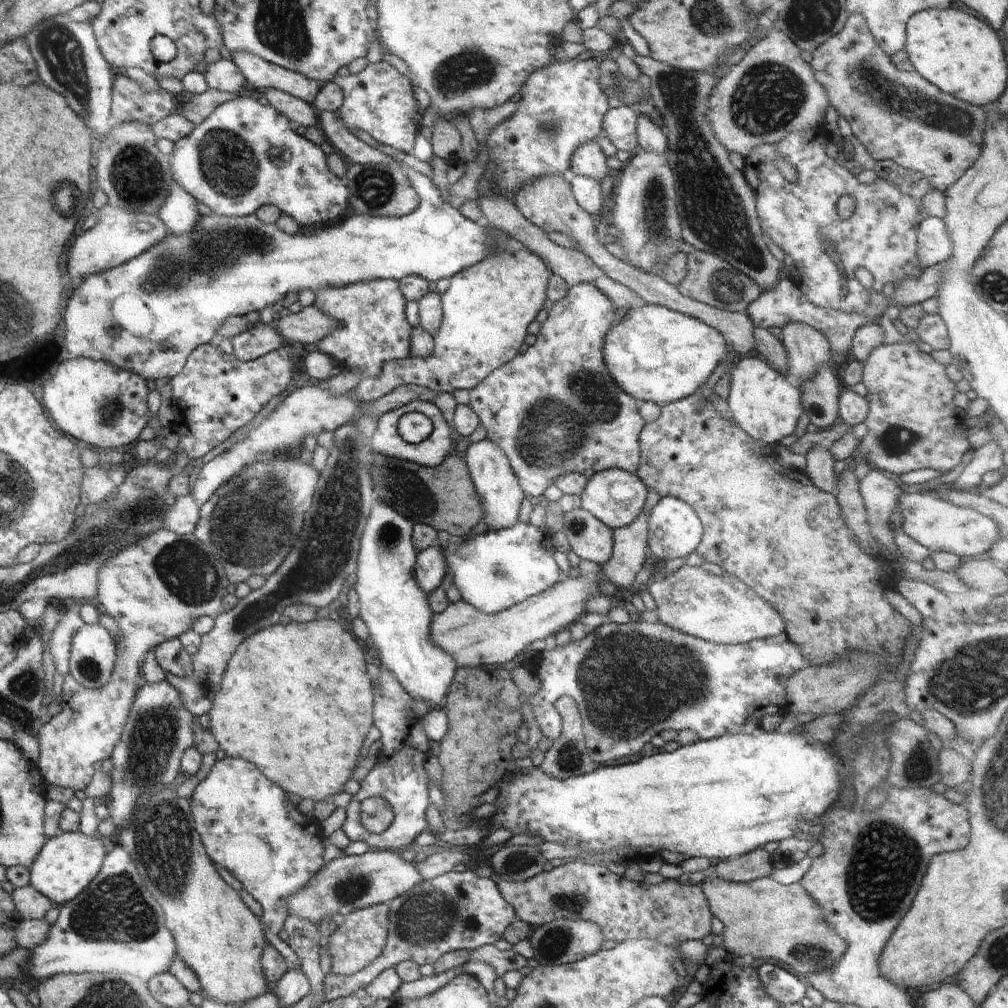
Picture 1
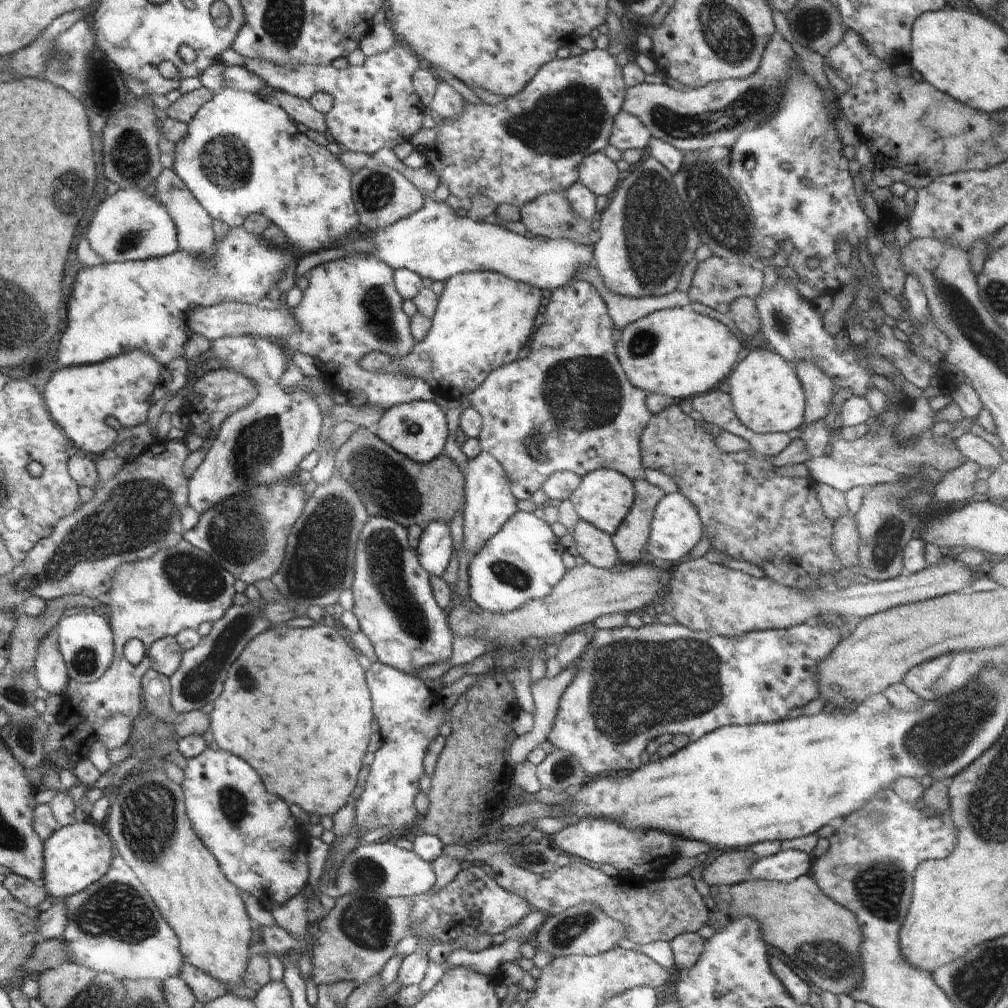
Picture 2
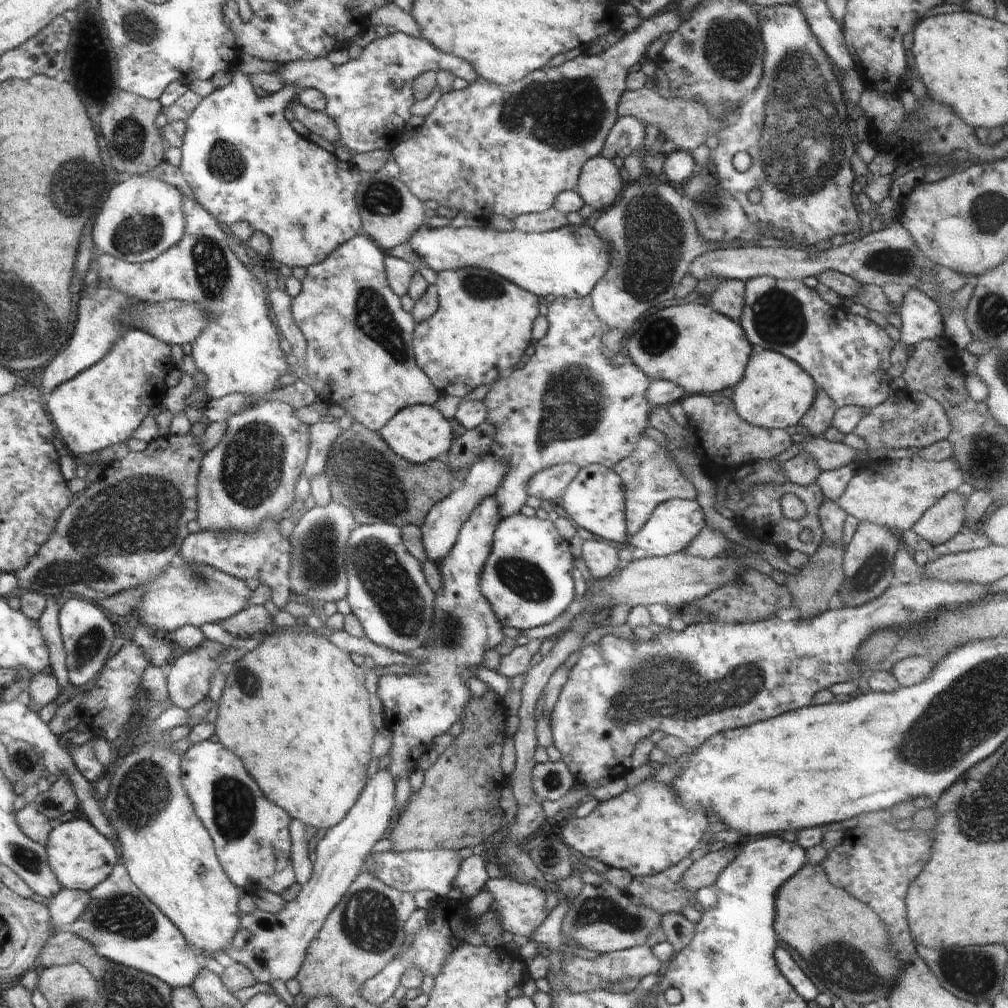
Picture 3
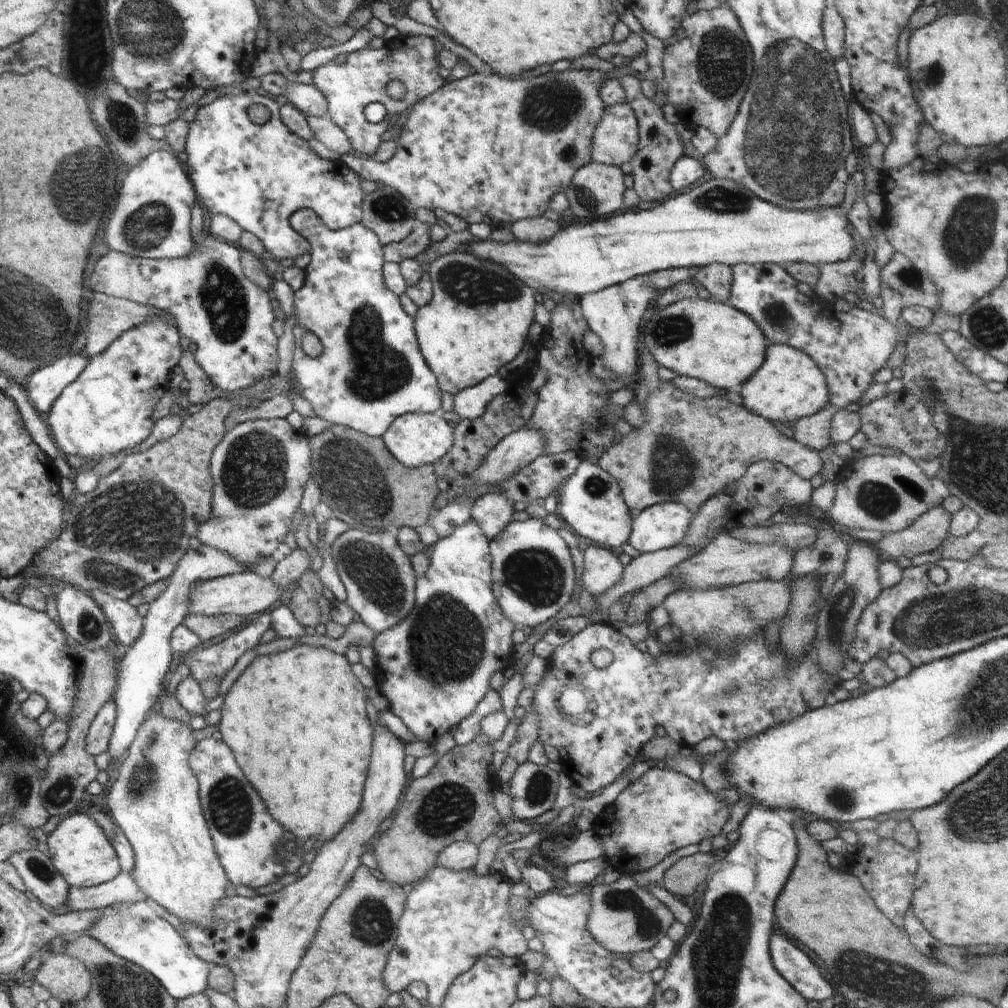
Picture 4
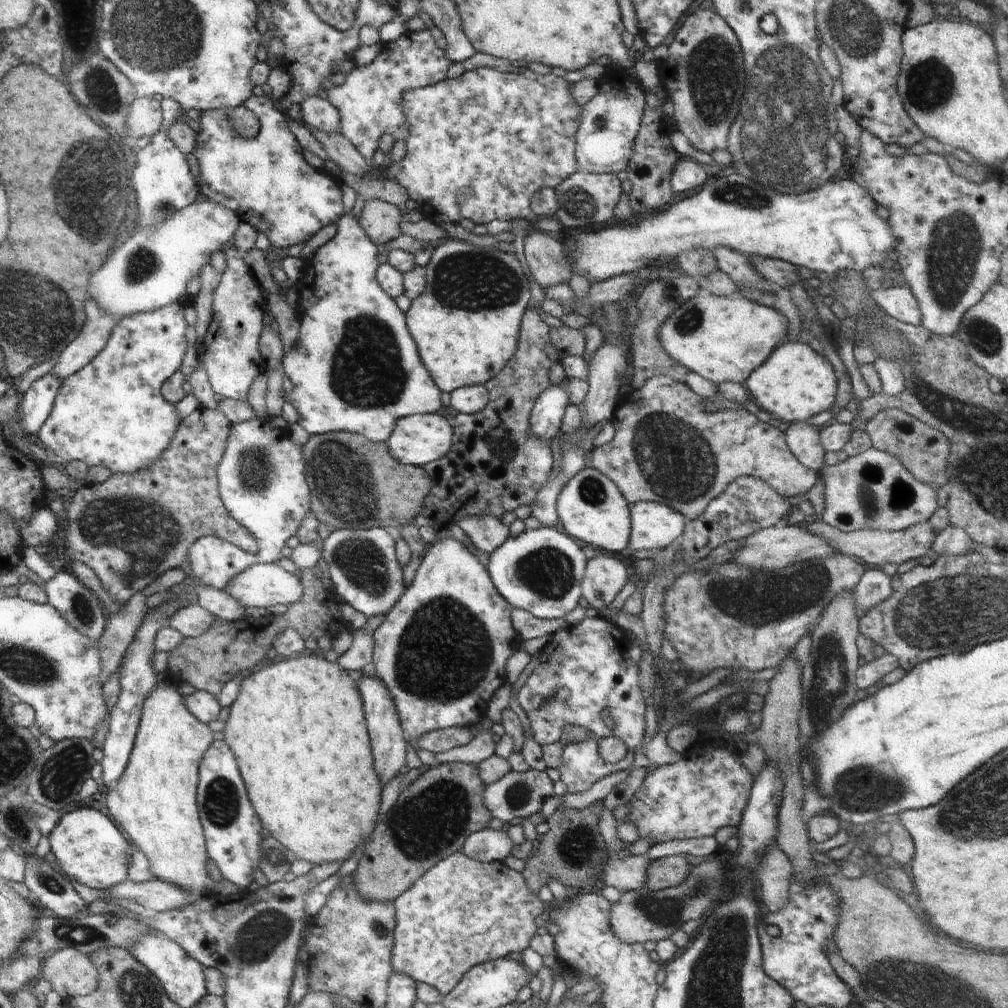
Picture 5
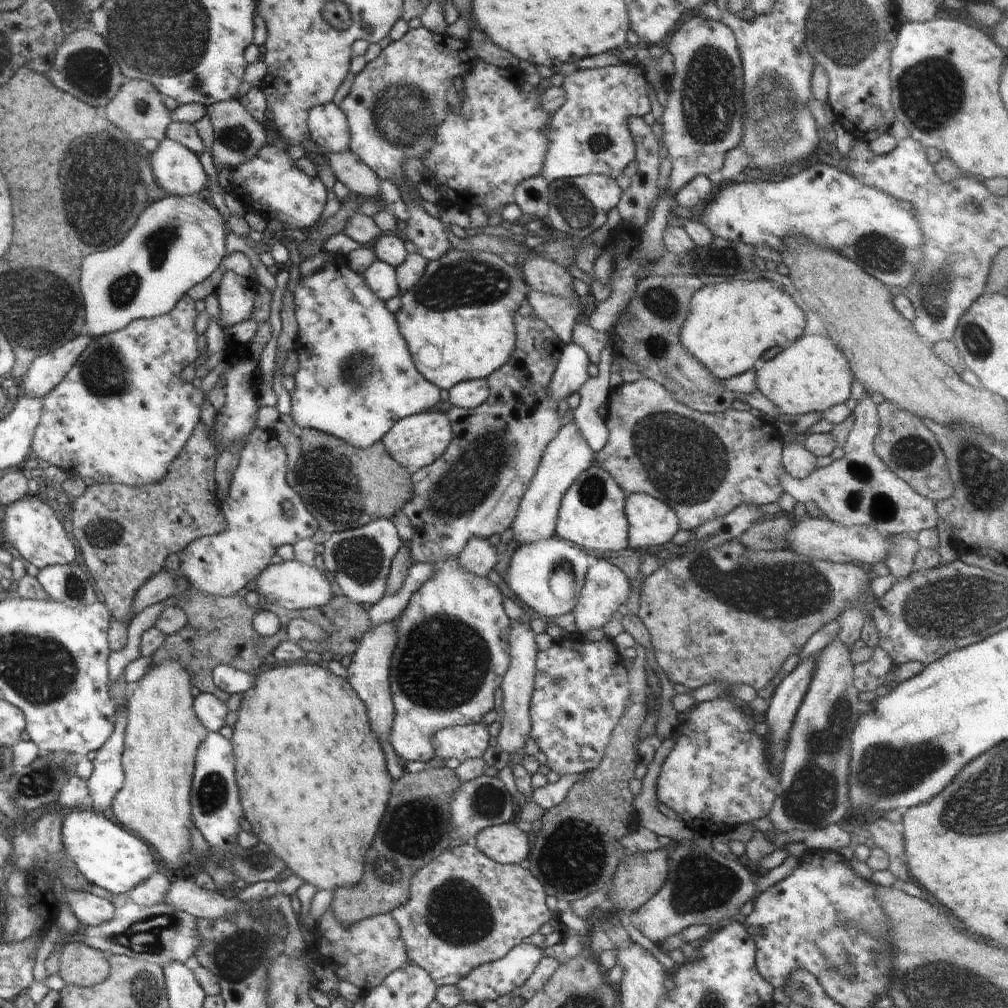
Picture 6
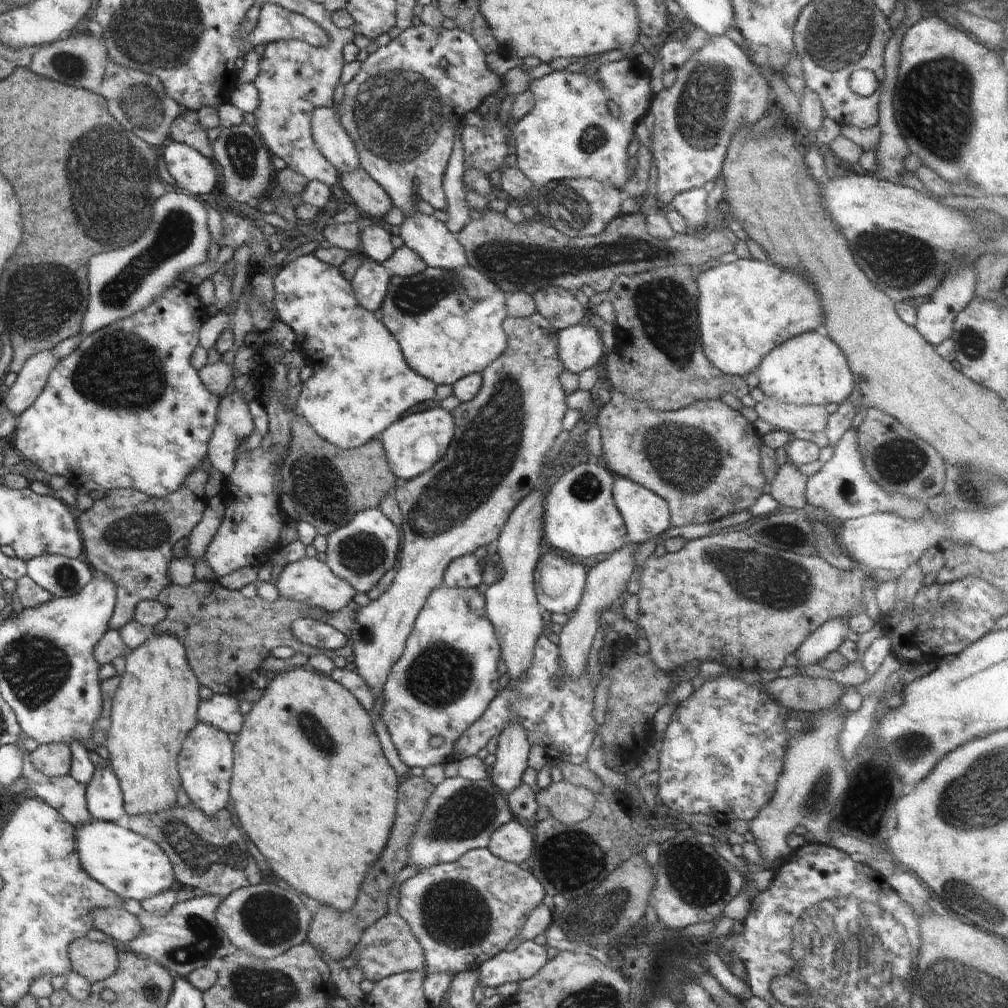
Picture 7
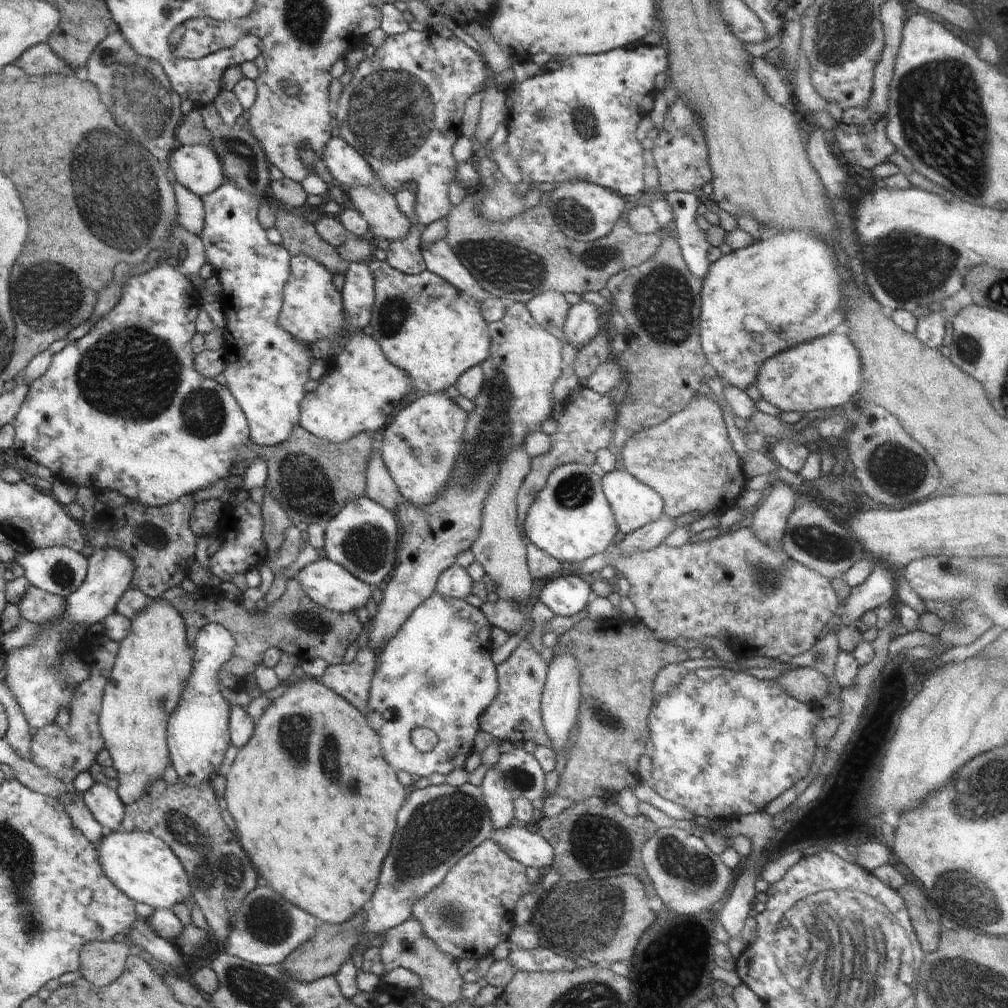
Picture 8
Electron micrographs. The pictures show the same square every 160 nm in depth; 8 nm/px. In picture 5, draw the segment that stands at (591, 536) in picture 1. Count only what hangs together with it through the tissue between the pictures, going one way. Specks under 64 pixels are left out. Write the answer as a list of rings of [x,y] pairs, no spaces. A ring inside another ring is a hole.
[[[598,552],[587,560],[581,595],[591,604],[590,612],[596,614],[616,598],[628,581],[628,571],[622,561]]]

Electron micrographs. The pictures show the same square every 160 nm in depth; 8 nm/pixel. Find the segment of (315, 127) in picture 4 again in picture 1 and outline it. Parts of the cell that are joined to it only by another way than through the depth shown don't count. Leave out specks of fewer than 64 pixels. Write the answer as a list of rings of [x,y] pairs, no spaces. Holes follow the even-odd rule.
[[[277,89],[268,90],[265,97],[269,106],[274,107],[280,114],[286,115],[288,121],[298,122],[302,130],[319,122],[315,108],[300,98]]]

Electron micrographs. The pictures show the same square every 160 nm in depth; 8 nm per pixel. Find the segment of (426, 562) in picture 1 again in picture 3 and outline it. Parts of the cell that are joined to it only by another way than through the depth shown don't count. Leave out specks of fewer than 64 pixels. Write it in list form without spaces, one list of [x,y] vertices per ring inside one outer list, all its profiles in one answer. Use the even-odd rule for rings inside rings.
[[[487,453],[470,466],[464,485],[452,491],[446,498],[437,502],[428,511],[424,524],[421,526],[423,545],[428,560],[438,564],[446,558],[446,555],[452,550],[454,543],[457,542],[459,530],[464,522],[467,521],[472,509],[479,505],[479,502],[483,501],[487,496],[495,493],[507,468],[507,463],[503,459],[496,459],[493,454]]]

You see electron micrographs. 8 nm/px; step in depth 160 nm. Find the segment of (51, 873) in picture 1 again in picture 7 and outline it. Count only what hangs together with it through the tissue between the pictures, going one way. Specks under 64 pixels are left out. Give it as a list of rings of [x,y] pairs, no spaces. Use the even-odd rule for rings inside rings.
[[[96,819],[75,827],[75,830],[79,859],[84,870],[120,898],[134,898],[140,902],[159,892],[179,887],[171,860],[152,839],[124,829],[115,822]]]

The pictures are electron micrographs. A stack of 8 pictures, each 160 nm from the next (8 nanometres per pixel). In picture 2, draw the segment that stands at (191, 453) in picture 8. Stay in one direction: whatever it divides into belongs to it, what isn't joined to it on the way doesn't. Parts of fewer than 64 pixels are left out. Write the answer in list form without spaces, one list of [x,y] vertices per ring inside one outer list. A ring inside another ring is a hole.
[[[128,349],[118,357],[75,367],[62,367],[46,378],[44,398],[52,418],[63,427],[75,448],[100,454],[118,436],[118,430],[146,422],[152,392],[160,386],[162,364],[146,351]]]

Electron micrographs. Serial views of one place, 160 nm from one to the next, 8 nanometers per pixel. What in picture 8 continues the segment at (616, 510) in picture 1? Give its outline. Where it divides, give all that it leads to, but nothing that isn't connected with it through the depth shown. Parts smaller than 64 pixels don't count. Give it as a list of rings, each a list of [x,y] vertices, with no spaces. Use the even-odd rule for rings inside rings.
[[[566,463],[550,473],[543,489],[528,509],[524,524],[530,543],[536,544],[560,563],[570,564],[610,550],[612,540],[619,531],[614,513],[603,493],[600,476],[582,463]]]

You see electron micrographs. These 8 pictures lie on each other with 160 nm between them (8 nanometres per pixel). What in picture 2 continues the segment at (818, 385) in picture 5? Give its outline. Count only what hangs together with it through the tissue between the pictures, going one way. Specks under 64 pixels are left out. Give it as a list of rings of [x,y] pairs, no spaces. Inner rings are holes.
[[[752,347],[746,357],[734,366],[727,381],[730,384],[729,395],[733,411],[739,421],[755,433],[787,433],[794,428],[800,428],[805,413],[805,394],[802,383],[796,374],[794,366],[777,352],[761,347]]]

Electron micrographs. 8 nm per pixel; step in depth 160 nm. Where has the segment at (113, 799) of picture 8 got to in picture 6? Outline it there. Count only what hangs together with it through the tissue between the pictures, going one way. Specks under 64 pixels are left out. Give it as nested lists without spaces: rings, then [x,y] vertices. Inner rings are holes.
[[[127,704],[118,706],[115,713],[115,728],[111,738],[102,749],[96,751],[93,772],[87,780],[92,809],[106,812],[111,807],[114,795],[122,788],[125,774],[121,765],[127,725]]]

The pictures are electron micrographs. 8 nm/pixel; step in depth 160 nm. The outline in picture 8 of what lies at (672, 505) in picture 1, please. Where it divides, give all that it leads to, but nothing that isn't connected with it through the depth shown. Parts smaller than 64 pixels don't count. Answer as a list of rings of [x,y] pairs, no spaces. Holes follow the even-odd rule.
[[[624,468],[605,473],[601,485],[617,527],[626,535],[664,515],[662,497]]]

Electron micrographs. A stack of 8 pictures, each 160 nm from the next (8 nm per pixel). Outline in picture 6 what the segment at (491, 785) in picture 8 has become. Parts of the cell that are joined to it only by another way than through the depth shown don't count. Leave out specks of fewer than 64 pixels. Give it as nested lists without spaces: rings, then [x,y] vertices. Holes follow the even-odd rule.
[[[574,420],[562,424],[556,436],[548,443],[531,483],[520,501],[518,514],[510,526],[514,531],[512,539],[518,542],[518,547],[536,539],[550,538],[555,534],[559,506],[564,493],[570,488],[573,480],[595,463],[595,455]],[[512,623],[509,639],[511,644],[510,666],[501,682],[504,719],[499,718],[501,729],[497,736],[497,747],[504,752],[524,752],[524,740],[530,737],[532,725],[532,694],[534,688],[534,673],[536,672],[537,646],[535,634],[530,625]]]

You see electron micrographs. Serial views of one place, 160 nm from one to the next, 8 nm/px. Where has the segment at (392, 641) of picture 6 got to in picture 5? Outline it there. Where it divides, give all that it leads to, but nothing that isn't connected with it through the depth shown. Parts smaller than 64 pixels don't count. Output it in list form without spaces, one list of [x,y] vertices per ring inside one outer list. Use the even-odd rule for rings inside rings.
[[[363,674],[362,680],[358,683],[364,712],[366,712],[366,724],[368,724],[368,734],[372,742],[372,752],[374,752],[374,770],[380,776],[382,788],[390,780],[394,780],[398,774],[406,771],[406,738],[404,738],[403,728],[397,716],[395,703],[387,691],[380,678],[366,677]]]

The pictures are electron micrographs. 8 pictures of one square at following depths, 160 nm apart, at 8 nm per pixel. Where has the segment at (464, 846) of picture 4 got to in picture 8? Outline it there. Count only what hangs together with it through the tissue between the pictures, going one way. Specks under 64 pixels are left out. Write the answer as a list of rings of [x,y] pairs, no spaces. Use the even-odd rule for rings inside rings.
[[[514,823],[506,828],[494,830],[492,838],[510,858],[525,867],[538,868],[545,873],[552,862],[554,851],[547,839],[528,831],[522,824]]]

